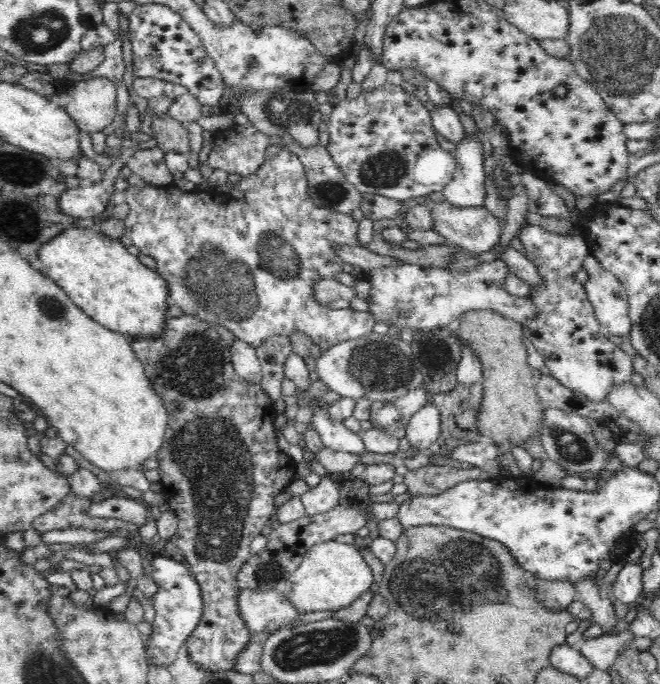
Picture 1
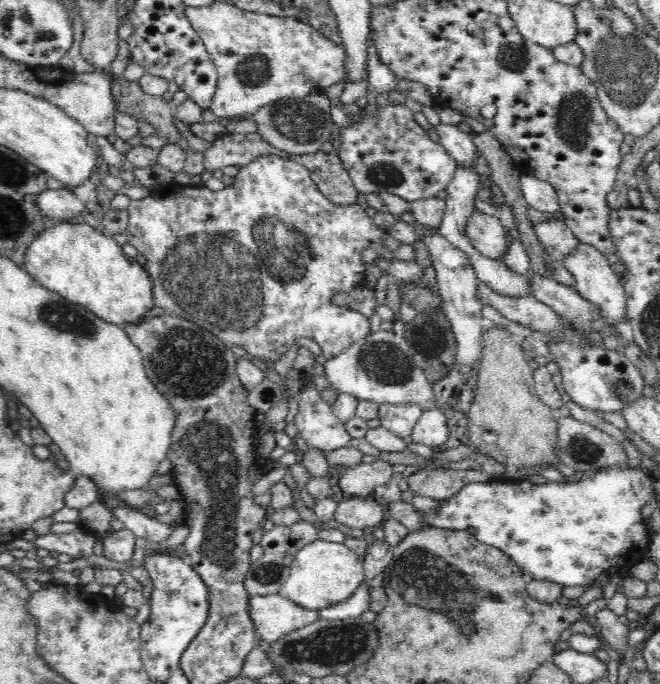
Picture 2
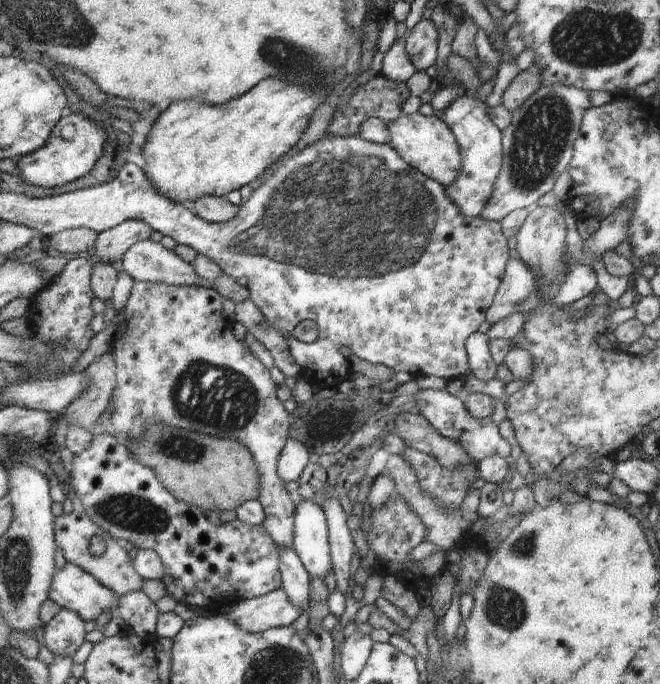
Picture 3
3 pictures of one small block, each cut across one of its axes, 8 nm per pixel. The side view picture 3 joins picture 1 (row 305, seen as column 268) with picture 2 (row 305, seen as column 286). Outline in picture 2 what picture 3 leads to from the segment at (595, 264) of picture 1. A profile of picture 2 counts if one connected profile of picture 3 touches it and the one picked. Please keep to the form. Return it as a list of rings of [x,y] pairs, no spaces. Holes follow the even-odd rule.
[[[578,243],[575,249],[562,260],[563,269],[566,268],[574,276],[574,287],[582,295],[594,304],[596,311],[609,323],[609,327],[615,327],[625,322],[624,314],[627,313],[627,296],[625,286],[621,283],[620,277],[611,269],[606,257],[597,248],[586,243]]]

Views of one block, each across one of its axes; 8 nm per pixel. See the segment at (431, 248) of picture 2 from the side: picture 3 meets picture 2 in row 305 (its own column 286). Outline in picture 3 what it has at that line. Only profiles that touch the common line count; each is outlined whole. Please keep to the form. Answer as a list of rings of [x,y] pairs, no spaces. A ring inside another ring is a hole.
[[[289,438],[277,459],[278,476],[283,478],[284,482],[298,480],[310,460],[309,453],[302,444]]]

